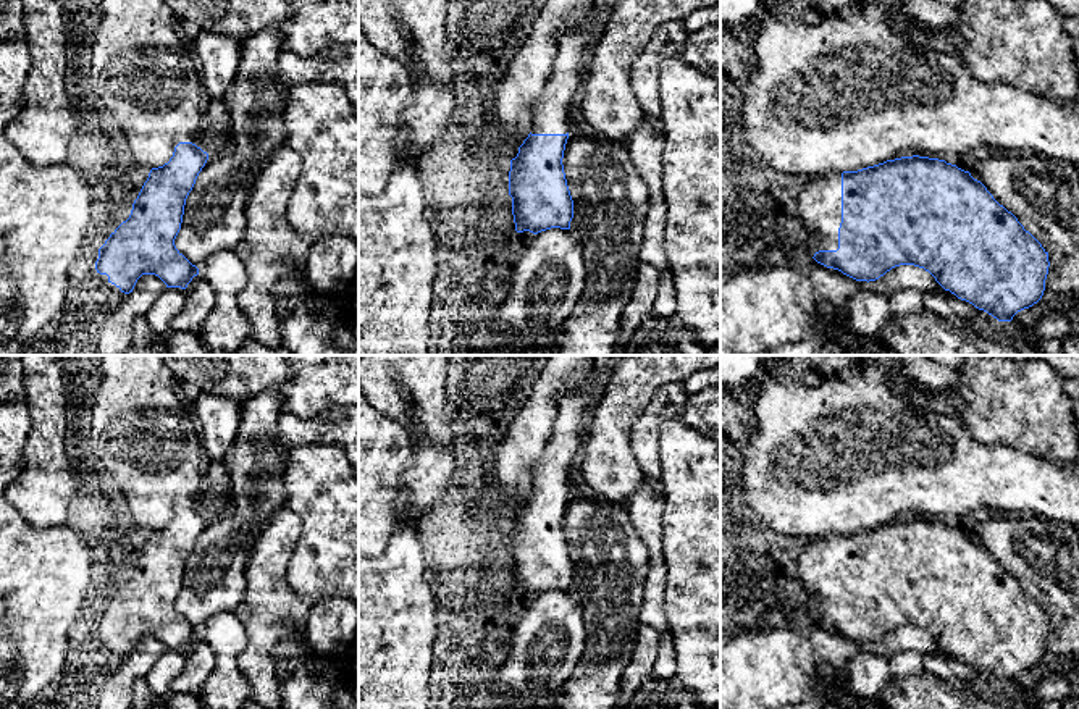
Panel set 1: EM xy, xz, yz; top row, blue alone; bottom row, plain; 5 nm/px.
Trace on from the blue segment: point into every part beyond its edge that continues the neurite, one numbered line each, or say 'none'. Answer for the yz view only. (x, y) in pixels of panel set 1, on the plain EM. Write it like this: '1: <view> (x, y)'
1: yz (819, 564)

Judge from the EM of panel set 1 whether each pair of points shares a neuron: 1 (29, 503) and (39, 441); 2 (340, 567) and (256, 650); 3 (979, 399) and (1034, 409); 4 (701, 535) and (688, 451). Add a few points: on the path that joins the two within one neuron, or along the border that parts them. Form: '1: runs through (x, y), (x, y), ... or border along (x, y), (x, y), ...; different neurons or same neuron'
1: runs through (34, 488), (34, 462), (39, 456); same neuron
2: border along (286, 566), (286, 582), (289, 587), (312, 603); different neurons
3: runs through (992, 399), (1021, 404); same neuron
4: runs through (701, 514), (701, 488), (695, 472); same neuron

